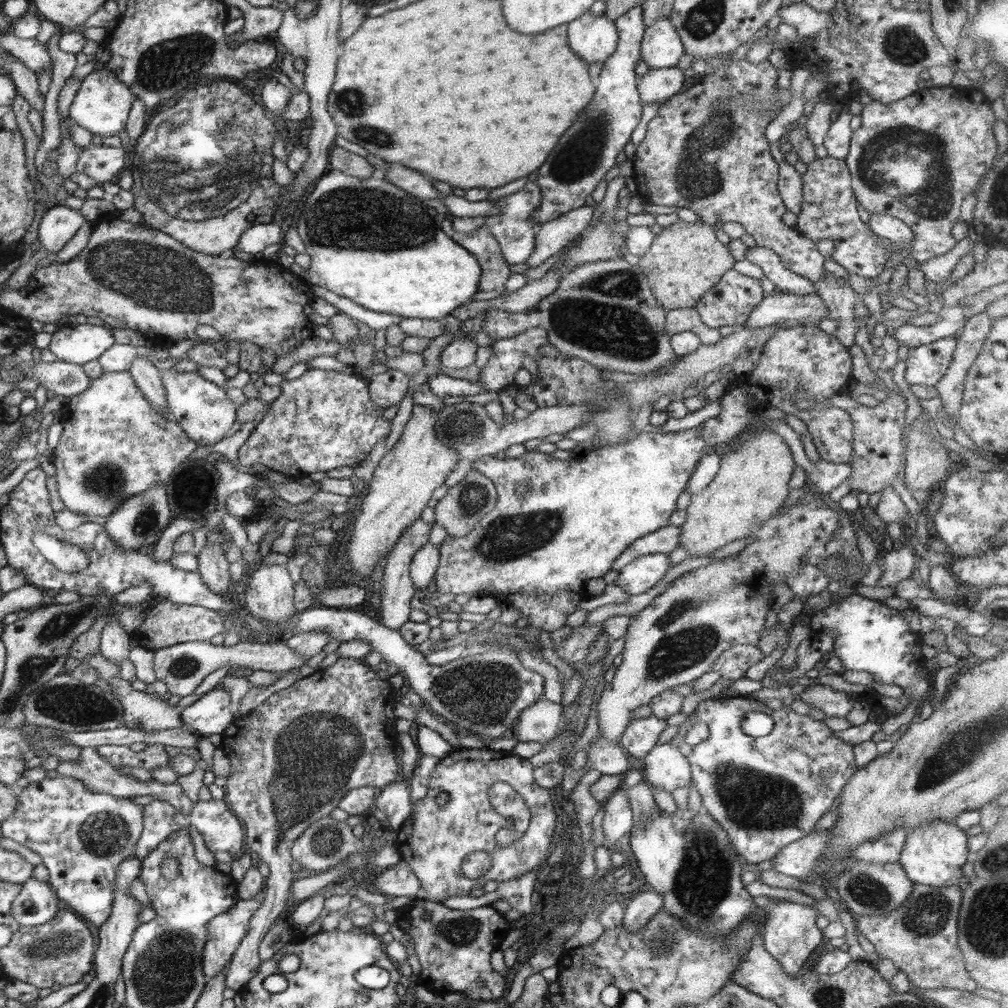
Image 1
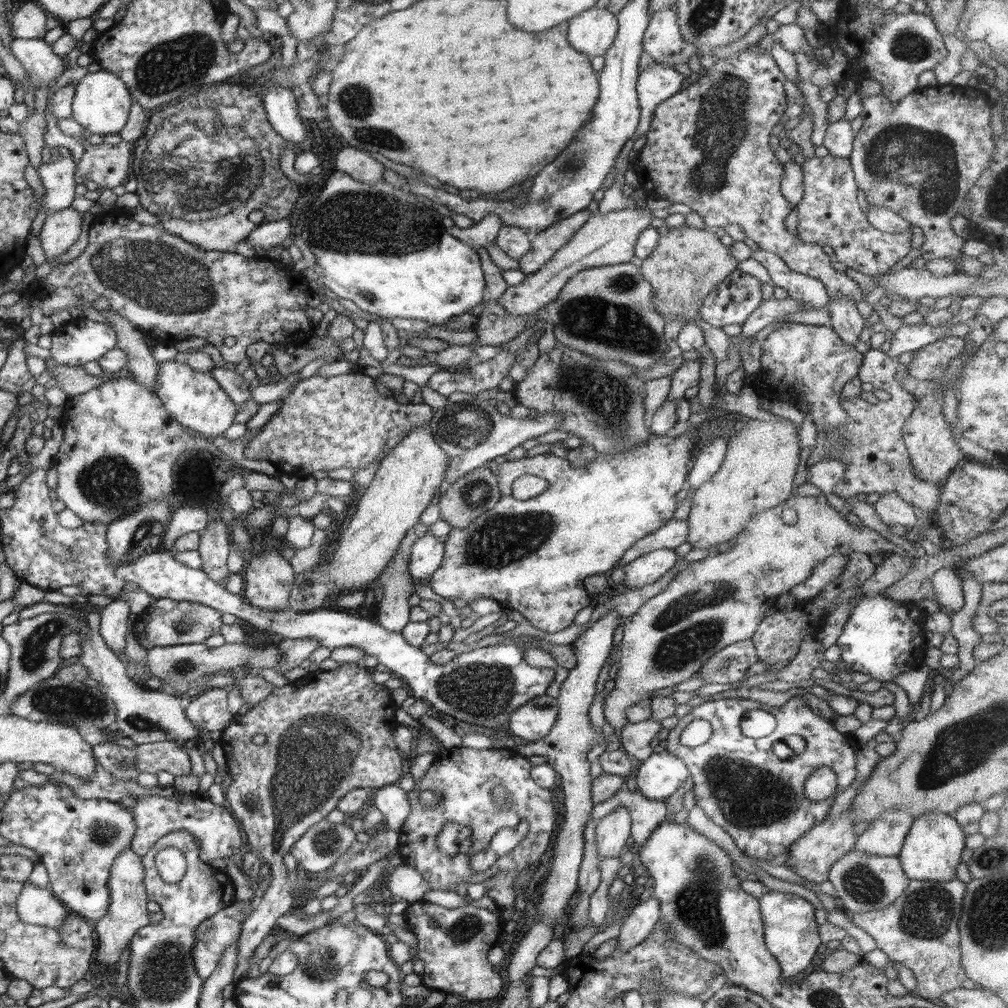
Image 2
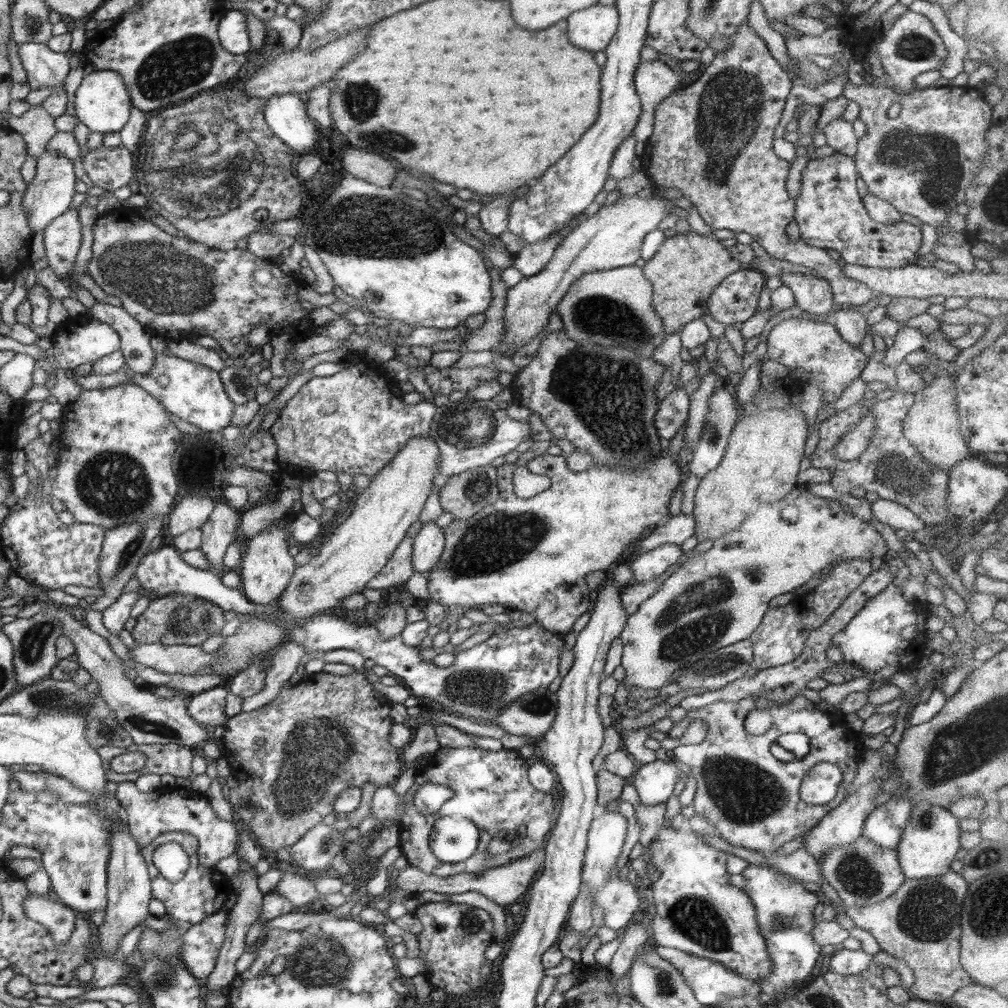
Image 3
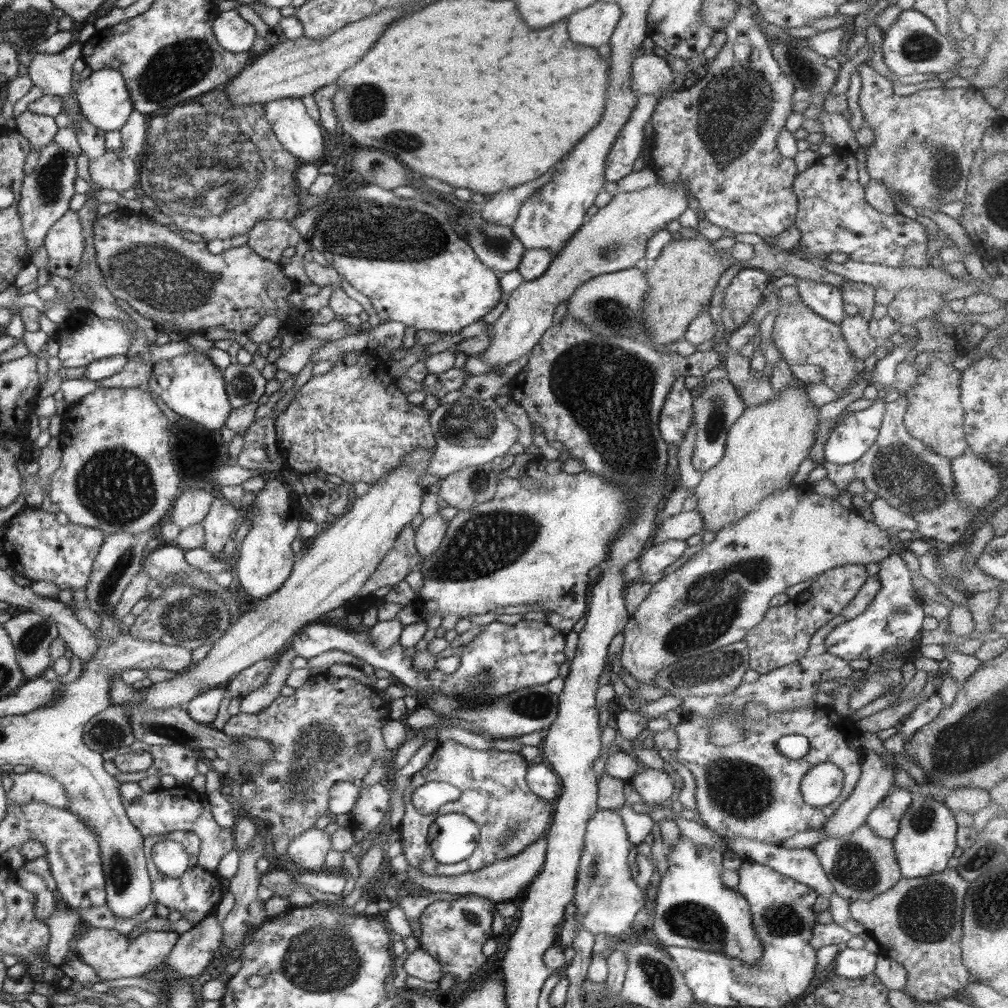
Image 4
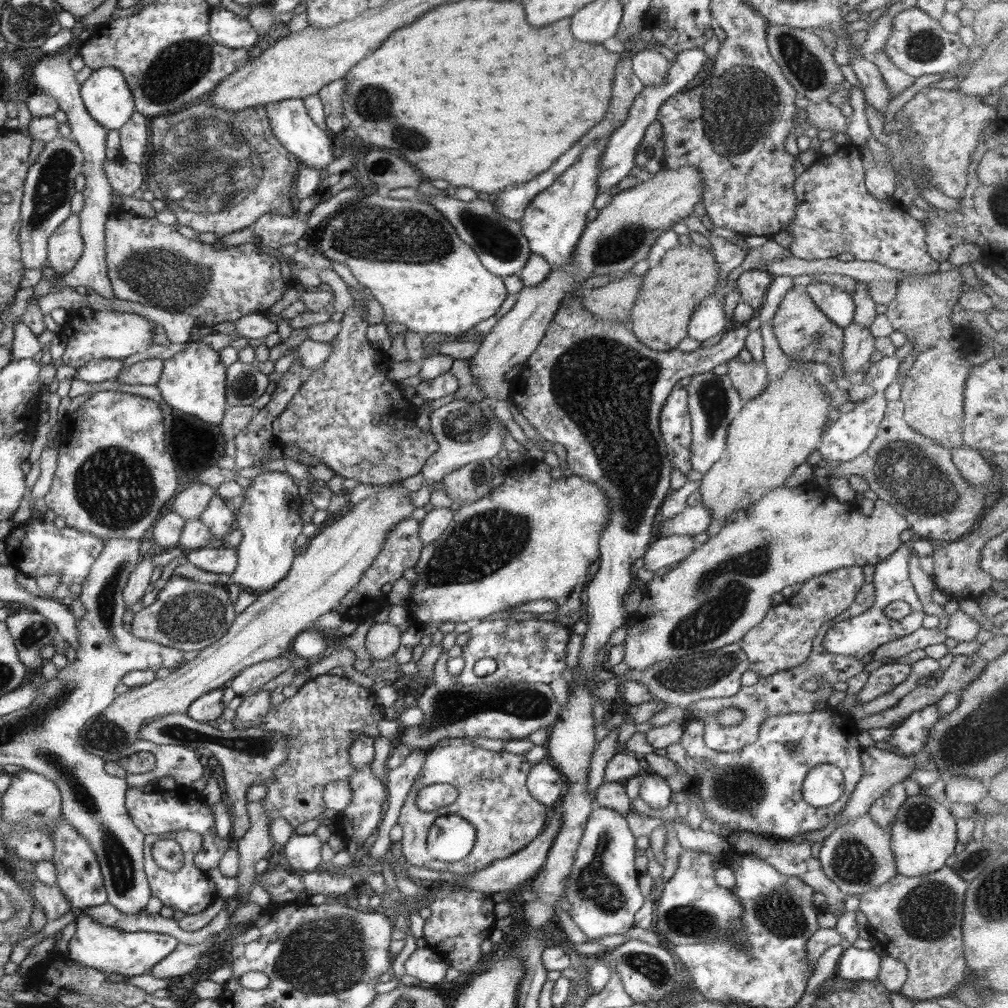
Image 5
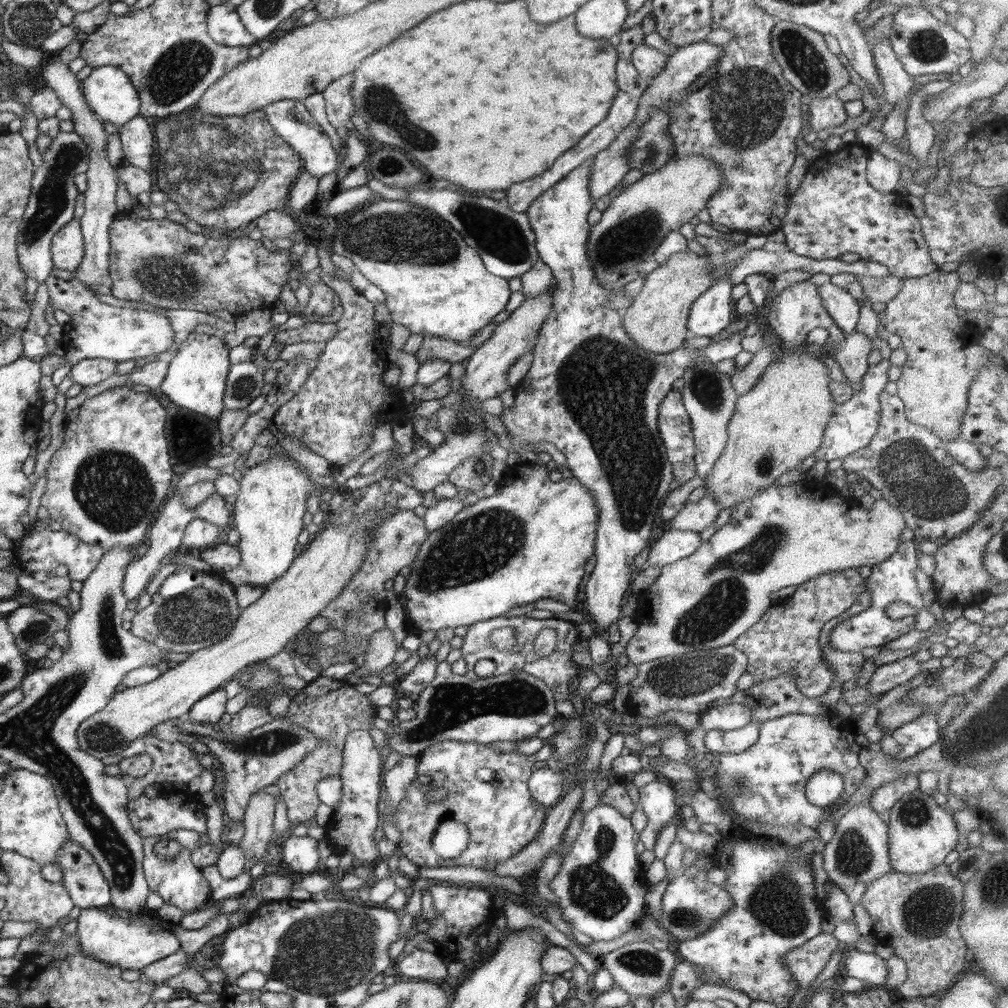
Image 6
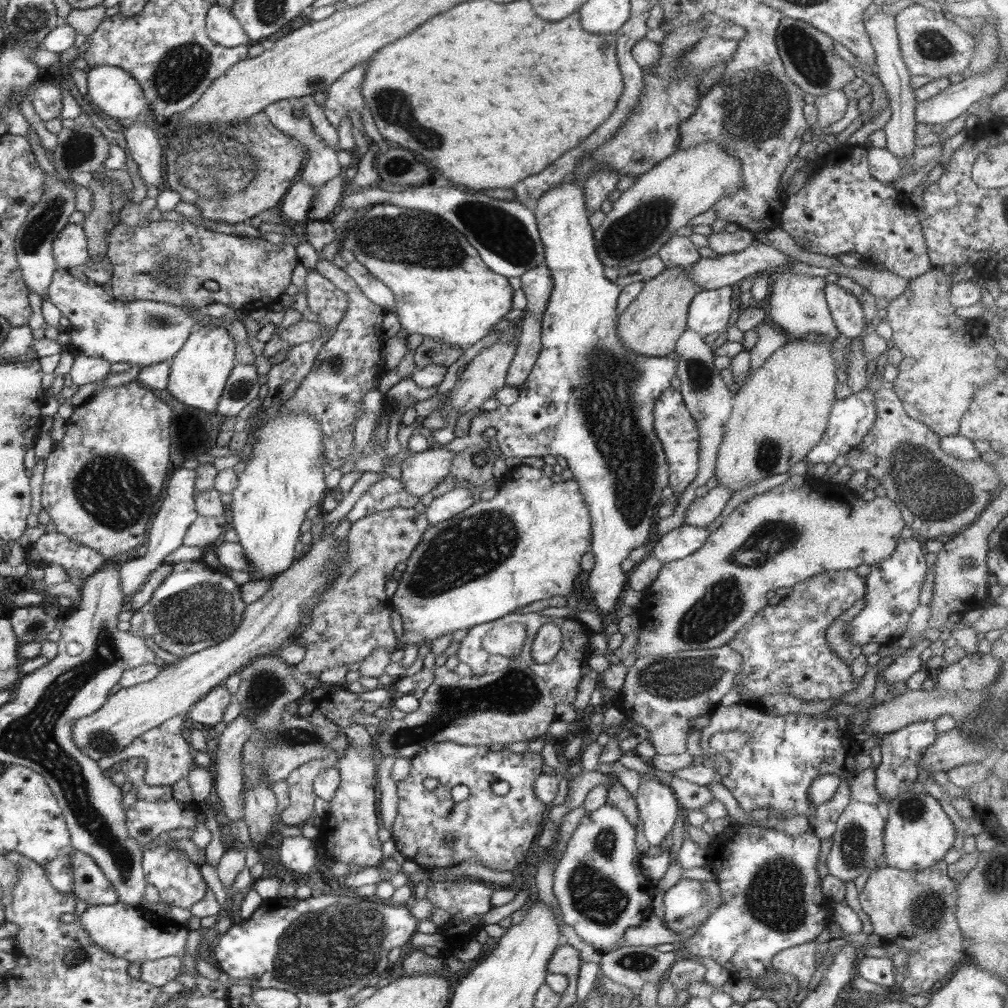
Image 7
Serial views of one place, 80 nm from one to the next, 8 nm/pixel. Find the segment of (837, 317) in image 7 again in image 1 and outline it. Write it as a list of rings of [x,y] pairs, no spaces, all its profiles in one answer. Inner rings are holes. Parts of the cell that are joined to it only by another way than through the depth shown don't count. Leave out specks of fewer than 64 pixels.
[[[758,245],[752,248],[748,247],[744,260],[760,266],[764,276],[767,276],[773,282],[779,292],[801,295],[817,294],[812,280],[788,270],[781,261],[781,256],[769,248],[762,248]]]

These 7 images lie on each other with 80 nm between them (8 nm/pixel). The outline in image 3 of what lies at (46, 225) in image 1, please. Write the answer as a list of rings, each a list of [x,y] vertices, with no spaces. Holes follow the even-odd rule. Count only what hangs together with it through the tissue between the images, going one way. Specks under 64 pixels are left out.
[[[76,209],[64,212],[44,228],[43,240],[48,266],[64,280],[72,276],[74,260],[80,248],[81,231]]]

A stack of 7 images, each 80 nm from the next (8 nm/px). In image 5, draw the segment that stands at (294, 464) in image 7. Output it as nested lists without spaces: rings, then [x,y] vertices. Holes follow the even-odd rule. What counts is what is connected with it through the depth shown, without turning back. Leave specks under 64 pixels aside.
[[[263,471],[252,479],[252,485],[248,489],[244,488],[246,500],[236,510],[236,526],[242,531],[243,539],[236,547],[238,564],[233,575],[230,575],[229,583],[238,585],[239,588],[250,593],[262,594],[274,588],[281,582],[290,571],[294,558],[296,557],[296,538],[300,536],[302,530],[302,518],[300,517],[302,495],[298,493],[300,484],[293,474],[281,471]]]

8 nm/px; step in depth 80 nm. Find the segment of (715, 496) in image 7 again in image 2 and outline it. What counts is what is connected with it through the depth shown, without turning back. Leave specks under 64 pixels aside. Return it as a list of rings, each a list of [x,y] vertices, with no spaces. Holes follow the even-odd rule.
[[[669,520],[664,526],[661,526],[656,532],[645,536],[635,542],[619,561],[619,567],[633,562],[636,558],[653,552],[654,550],[675,550],[687,541],[688,532],[687,520]]]

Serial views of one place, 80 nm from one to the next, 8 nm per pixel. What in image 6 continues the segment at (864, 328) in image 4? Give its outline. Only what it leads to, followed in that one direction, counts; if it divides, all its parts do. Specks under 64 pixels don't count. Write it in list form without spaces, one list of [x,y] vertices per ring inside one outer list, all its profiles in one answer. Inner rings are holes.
[[[863,332],[848,333],[844,339],[844,346],[833,352],[834,360],[842,367],[848,381],[860,384],[868,370],[868,354],[874,346]]]

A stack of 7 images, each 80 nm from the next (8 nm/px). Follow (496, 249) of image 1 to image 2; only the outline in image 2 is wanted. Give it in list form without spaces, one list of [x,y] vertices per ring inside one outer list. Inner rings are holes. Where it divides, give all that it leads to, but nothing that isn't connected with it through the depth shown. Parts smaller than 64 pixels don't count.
[[[442,215],[441,226],[446,229],[454,238],[470,245],[472,249],[486,249],[488,242],[495,242],[498,231],[502,228],[502,219],[496,215],[488,215],[478,222],[474,222],[468,228],[458,228],[454,225],[450,215]]]

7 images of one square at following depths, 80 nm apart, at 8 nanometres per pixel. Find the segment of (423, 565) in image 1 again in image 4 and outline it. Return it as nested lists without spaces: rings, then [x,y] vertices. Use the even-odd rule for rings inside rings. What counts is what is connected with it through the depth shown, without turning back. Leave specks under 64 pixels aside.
[[[439,511],[424,519],[418,528],[415,528],[415,547],[420,553],[420,564],[424,558],[430,558],[438,551],[447,528],[448,522],[442,519]]]

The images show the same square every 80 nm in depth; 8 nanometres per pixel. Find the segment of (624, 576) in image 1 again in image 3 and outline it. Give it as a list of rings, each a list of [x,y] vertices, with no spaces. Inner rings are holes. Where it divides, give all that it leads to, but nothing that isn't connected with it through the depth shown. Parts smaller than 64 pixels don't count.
[[[665,544],[627,561],[630,571],[634,571],[634,584],[651,582],[678,563],[684,554],[680,547],[677,544]]]

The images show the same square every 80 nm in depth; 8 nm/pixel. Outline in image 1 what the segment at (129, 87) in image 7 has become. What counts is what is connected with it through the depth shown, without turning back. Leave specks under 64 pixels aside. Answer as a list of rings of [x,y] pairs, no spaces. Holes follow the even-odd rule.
[[[104,66],[84,77],[80,82],[79,91],[70,106],[69,119],[73,123],[90,131],[93,136],[117,136],[124,130],[130,106],[137,96],[134,96],[133,90],[110,72],[108,67]]]

